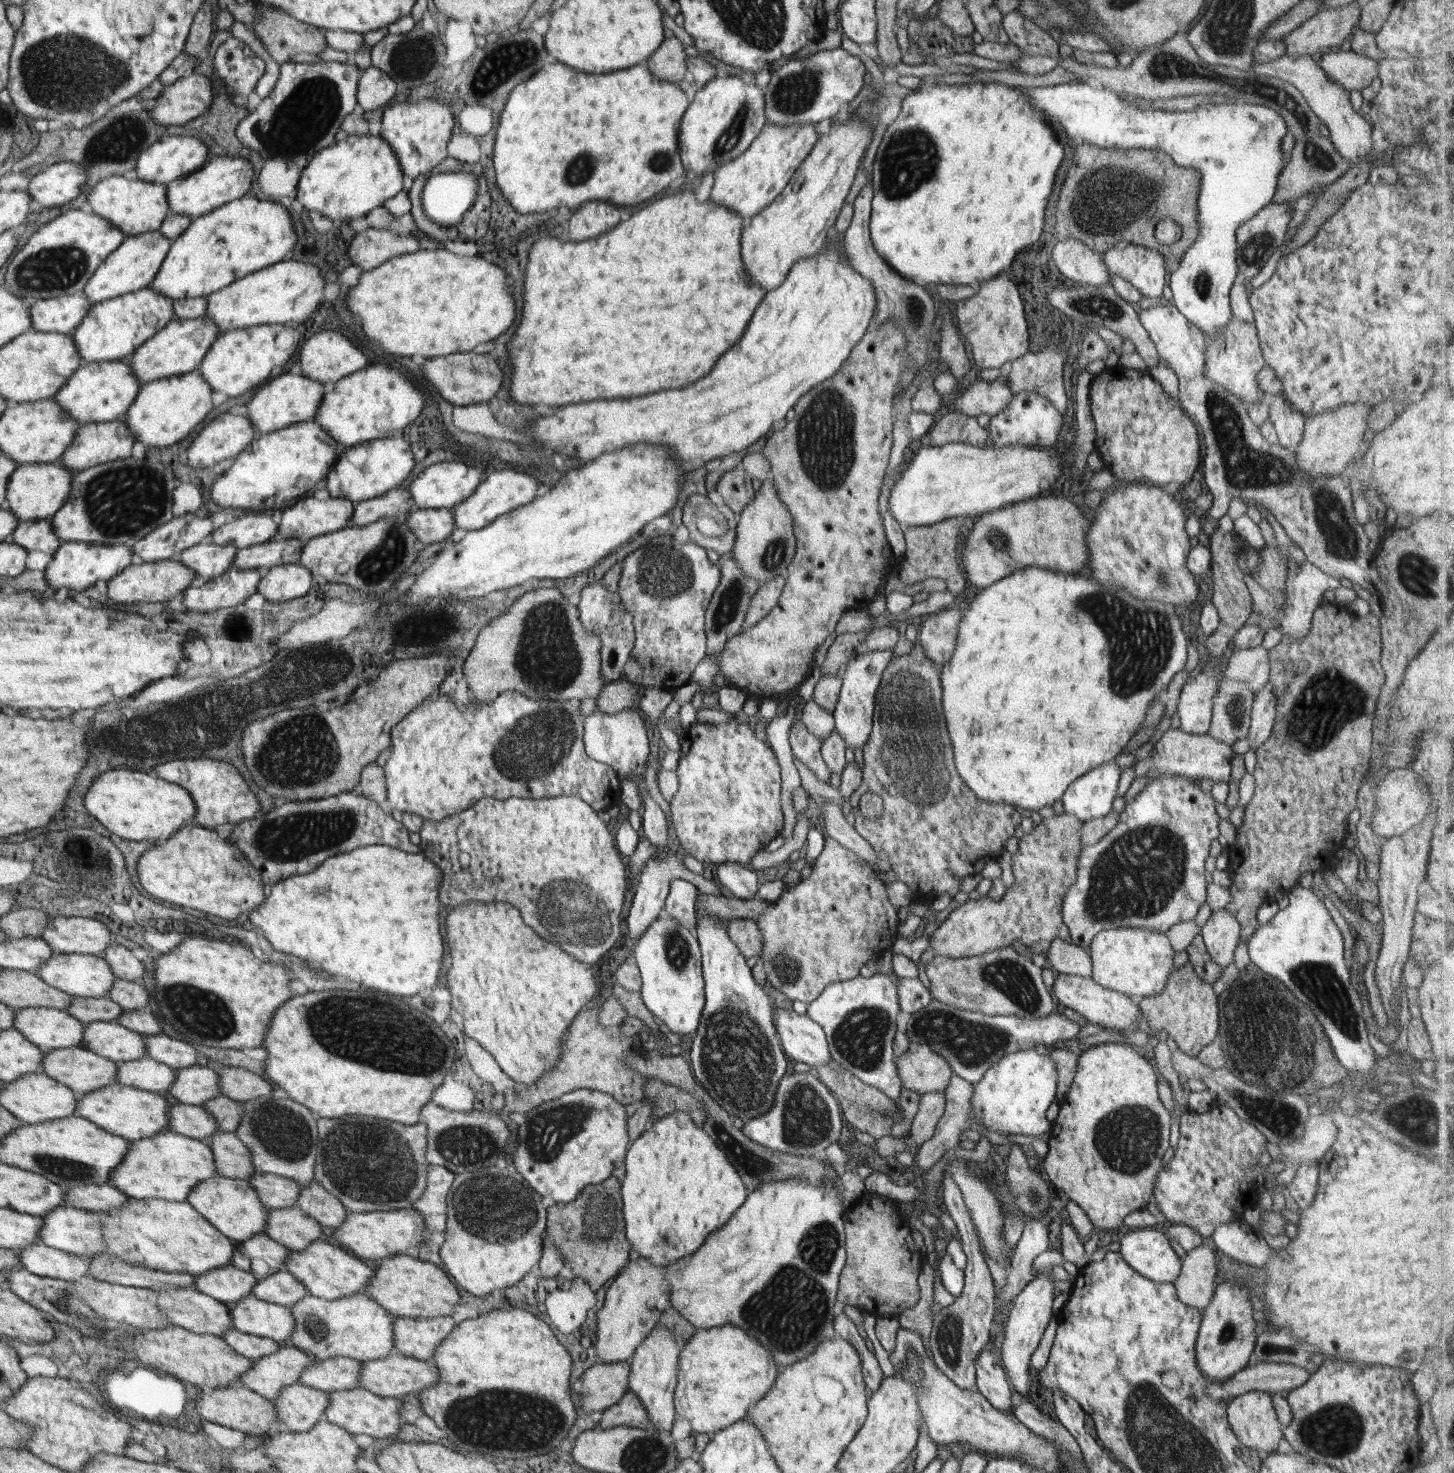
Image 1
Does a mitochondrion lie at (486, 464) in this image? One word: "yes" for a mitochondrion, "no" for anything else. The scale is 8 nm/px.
no

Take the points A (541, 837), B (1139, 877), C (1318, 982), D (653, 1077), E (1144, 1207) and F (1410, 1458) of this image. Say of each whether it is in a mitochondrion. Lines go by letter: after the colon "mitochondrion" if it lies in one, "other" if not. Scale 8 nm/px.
A: other
B: mitochondrion
C: mitochondrion
D: other
E: other
F: other

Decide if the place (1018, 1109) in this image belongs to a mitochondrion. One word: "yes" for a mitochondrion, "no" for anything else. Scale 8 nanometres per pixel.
no

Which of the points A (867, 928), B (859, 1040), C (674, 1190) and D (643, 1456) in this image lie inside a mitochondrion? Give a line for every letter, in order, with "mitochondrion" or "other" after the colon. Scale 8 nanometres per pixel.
A: other
B: mitochondrion
C: other
D: mitochondrion

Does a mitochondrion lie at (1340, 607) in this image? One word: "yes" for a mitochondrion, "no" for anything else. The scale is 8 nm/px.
no

